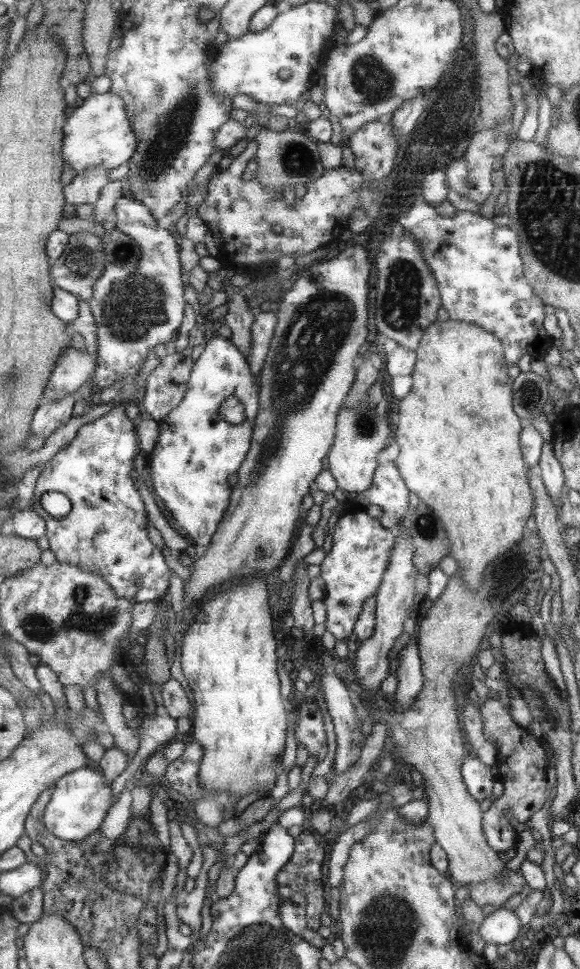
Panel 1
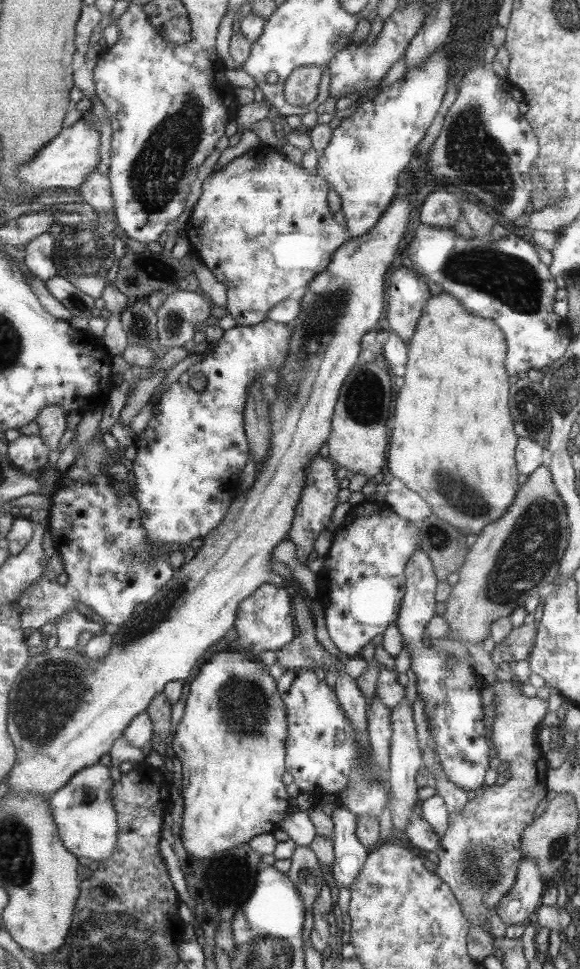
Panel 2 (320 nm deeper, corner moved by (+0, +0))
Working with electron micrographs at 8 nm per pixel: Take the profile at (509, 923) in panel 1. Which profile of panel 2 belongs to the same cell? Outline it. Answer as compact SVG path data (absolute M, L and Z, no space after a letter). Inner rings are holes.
M529 857L521 858L516 883L495 908L497 917L508 930L514 924L532 921L543 894L543 883L535 861Z

